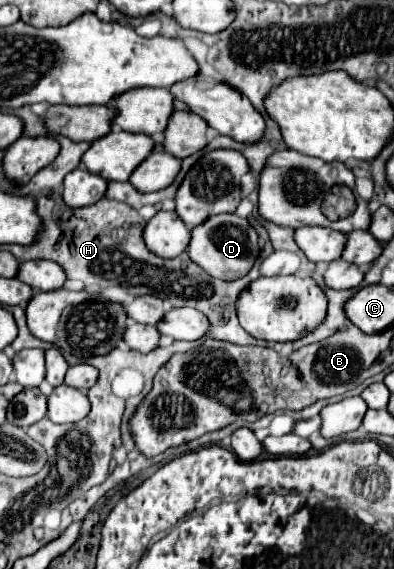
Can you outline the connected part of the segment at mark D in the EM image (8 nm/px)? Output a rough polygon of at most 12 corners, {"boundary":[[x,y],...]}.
{"boundary":[[215,215],[187,253],[211,277],[251,271],[259,235],[245,217]]}

